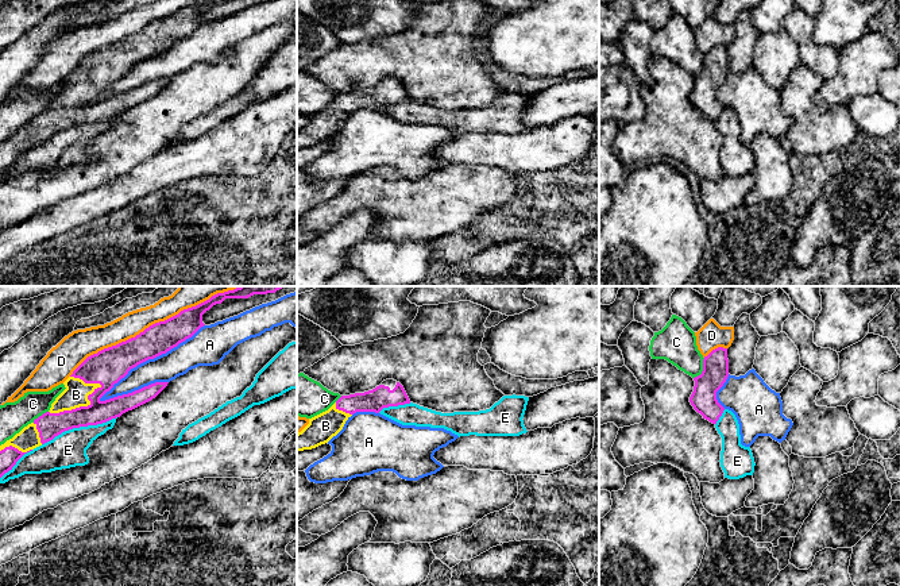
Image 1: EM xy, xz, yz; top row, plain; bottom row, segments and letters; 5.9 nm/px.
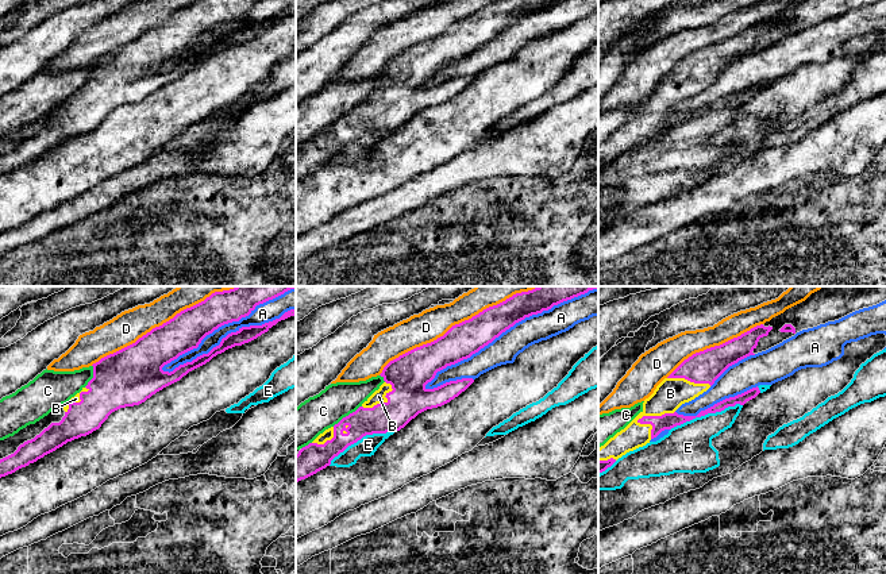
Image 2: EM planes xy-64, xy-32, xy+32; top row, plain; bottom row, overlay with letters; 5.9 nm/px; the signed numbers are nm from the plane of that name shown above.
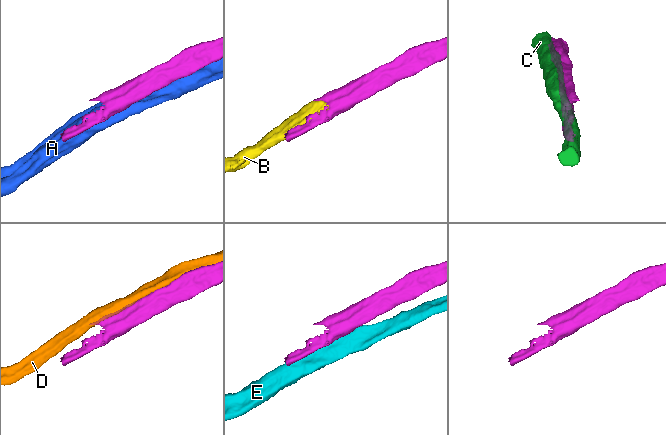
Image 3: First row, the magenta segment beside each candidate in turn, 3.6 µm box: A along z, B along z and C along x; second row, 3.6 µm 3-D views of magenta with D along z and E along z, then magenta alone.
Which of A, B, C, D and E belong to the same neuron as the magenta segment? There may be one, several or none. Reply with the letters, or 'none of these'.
B

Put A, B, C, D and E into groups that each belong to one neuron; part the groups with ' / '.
A / B / C / D / E

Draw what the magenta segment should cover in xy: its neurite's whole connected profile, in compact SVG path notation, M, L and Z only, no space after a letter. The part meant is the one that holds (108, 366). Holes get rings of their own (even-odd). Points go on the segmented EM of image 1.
M239 286L217 293L196 307L150 325L135 338L88 356L63 382L66 389L55 398L50 410L0 446L0 478L12 470L24 454L62 432L107 423L155 398L169 382L155 382L128 394L100 400L131 369L166 354L192 338L205 325L202 315L213 305L221 304L225 298L275 293L282 288Z

